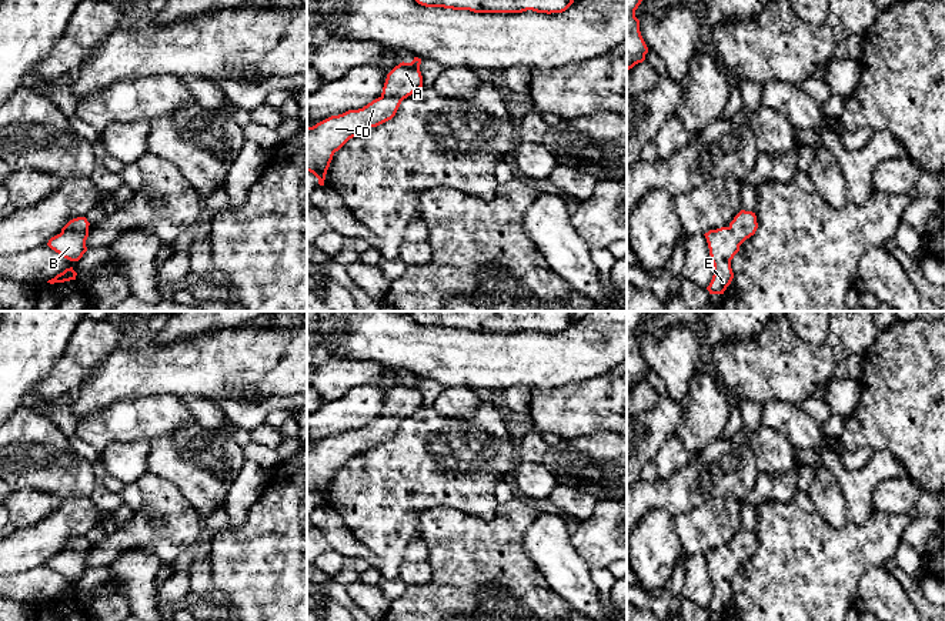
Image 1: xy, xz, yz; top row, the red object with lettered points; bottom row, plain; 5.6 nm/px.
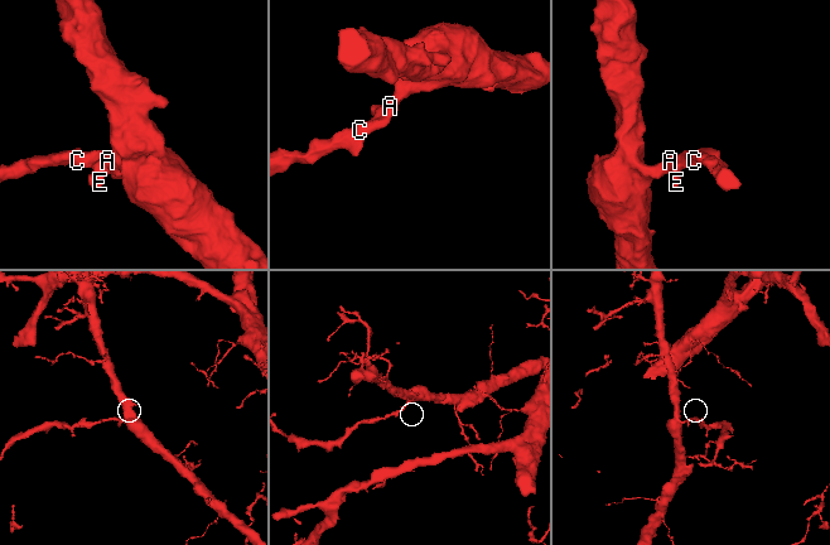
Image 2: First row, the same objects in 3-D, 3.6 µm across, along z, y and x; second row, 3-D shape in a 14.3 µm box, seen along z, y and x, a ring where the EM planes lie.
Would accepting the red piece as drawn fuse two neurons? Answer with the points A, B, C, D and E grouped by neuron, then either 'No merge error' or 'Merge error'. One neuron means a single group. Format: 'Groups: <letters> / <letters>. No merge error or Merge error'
Groups: A B C D E. No merge error

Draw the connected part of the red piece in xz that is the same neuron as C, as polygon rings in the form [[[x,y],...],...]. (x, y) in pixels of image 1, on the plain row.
[[[421,378],[400,383],[385,398],[378,418],[358,430],[331,435],[313,447],[307,447],[307,491],[324,505],[325,494],[335,471],[350,458],[391,440],[401,421],[423,407]]]

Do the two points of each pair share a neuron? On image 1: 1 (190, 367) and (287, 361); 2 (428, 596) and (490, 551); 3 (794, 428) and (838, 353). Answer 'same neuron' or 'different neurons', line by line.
1: same neuron
2: same neuron
3: different neurons

